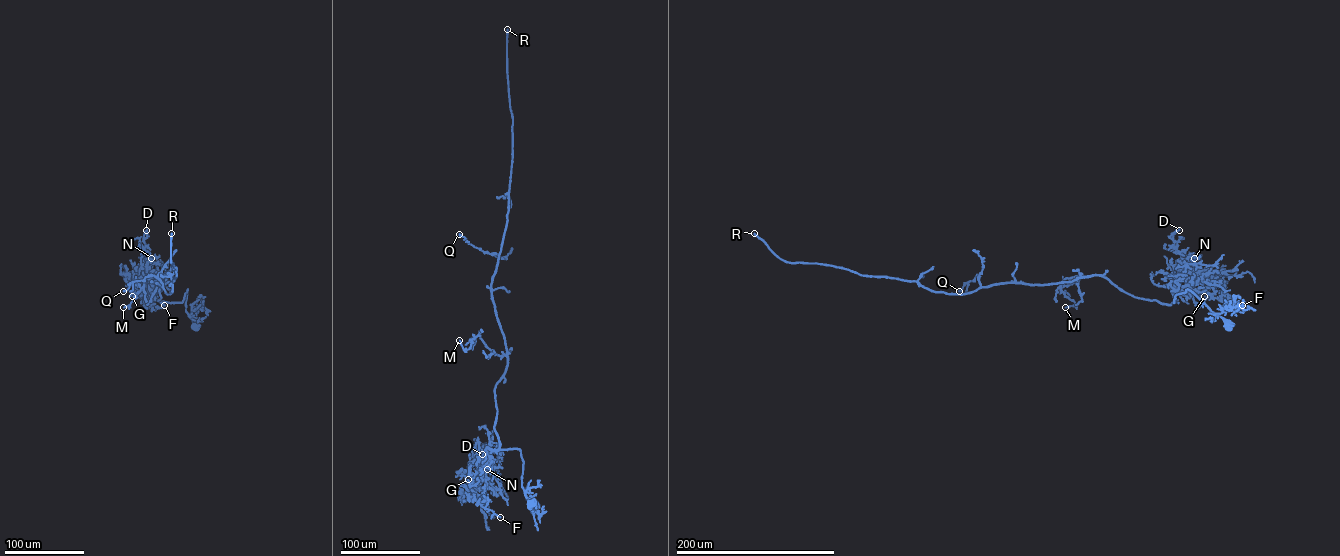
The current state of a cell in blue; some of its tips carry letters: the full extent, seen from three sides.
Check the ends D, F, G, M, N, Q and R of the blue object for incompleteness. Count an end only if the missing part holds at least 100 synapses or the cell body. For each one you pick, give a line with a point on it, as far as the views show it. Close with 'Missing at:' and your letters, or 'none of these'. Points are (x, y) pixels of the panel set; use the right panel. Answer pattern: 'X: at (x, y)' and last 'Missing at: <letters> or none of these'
R: at (754, 233)
Missing at: R

